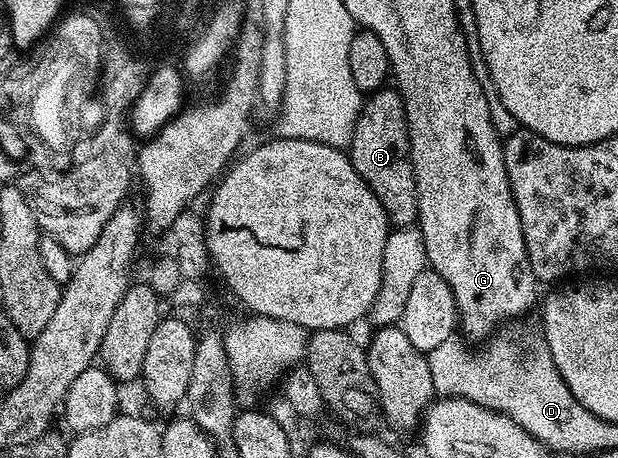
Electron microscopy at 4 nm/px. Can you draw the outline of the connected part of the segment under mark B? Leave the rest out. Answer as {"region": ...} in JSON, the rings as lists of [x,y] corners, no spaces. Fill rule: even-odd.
{"region":[[[376,89],[364,100],[353,131],[349,156],[357,175],[361,175],[373,195],[377,195],[388,222],[395,227],[415,225],[419,219],[419,196],[411,162],[411,144],[407,138],[407,116],[398,89]]]}

